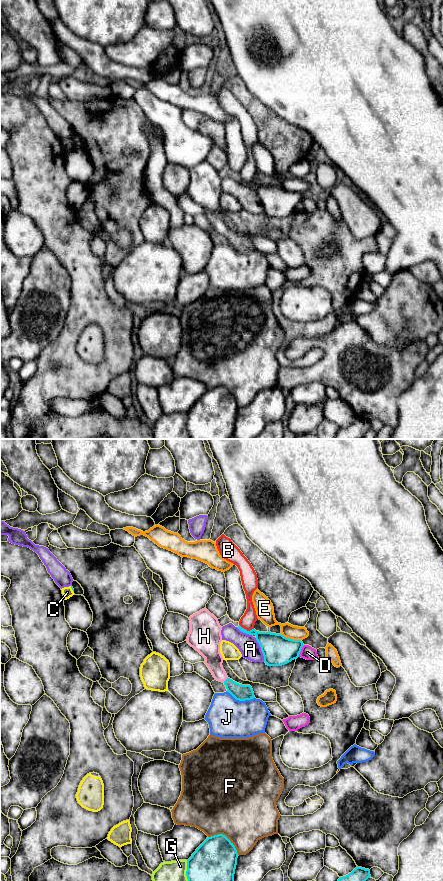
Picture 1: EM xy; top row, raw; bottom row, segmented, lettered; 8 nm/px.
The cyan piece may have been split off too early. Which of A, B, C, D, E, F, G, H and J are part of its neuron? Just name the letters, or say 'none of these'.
H

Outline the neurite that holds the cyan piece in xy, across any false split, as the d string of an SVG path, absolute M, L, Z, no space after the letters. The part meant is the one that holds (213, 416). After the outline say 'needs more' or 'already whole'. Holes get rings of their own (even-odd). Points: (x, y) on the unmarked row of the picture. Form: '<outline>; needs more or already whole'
M225 387L207 389L187 412L190 439L230 439L234 435L238 408Z; already whole

